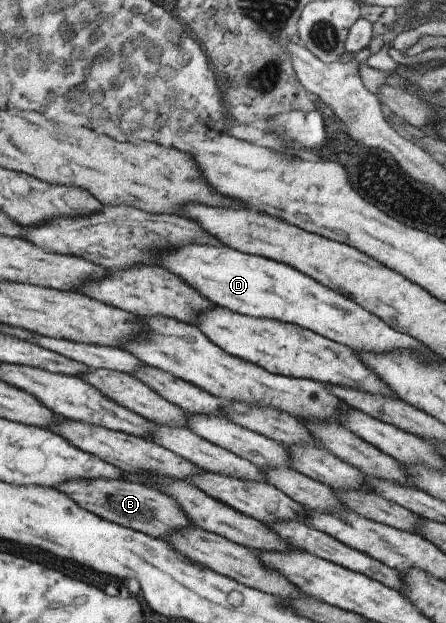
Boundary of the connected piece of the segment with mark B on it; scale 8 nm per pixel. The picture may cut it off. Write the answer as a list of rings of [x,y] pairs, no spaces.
[[[77,479],[63,483],[57,490],[70,496],[71,500],[74,500],[81,508],[87,509],[106,521],[129,527],[150,537],[165,539],[175,531],[186,529],[191,524],[174,498],[139,481]]]

